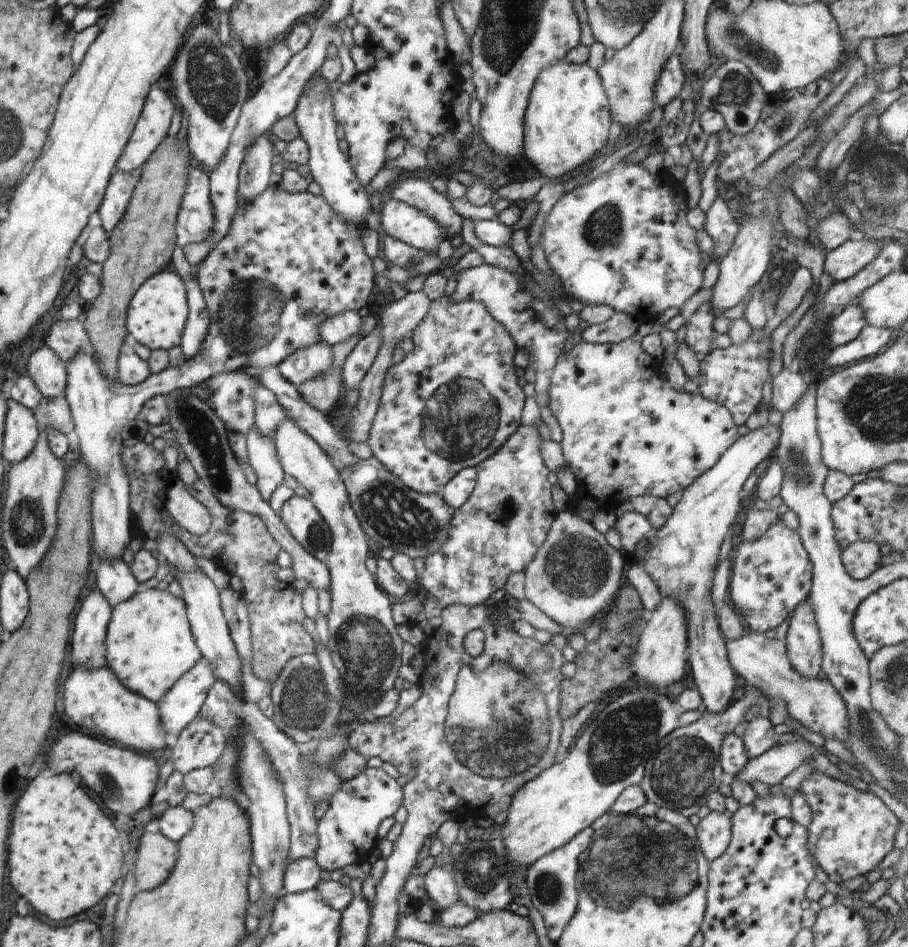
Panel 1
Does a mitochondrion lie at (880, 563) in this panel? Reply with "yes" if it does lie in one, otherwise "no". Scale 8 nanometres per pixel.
no

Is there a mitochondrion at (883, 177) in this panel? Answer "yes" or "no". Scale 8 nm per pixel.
yes

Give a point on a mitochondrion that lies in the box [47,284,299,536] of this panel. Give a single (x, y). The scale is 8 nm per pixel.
(204, 437)

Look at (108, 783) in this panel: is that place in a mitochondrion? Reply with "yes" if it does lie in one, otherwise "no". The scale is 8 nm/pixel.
no

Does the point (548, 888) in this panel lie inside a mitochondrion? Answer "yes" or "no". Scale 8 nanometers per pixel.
yes

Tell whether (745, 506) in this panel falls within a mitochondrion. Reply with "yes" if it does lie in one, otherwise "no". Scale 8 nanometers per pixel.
no

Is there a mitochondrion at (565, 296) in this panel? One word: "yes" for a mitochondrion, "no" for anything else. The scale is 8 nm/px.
no

